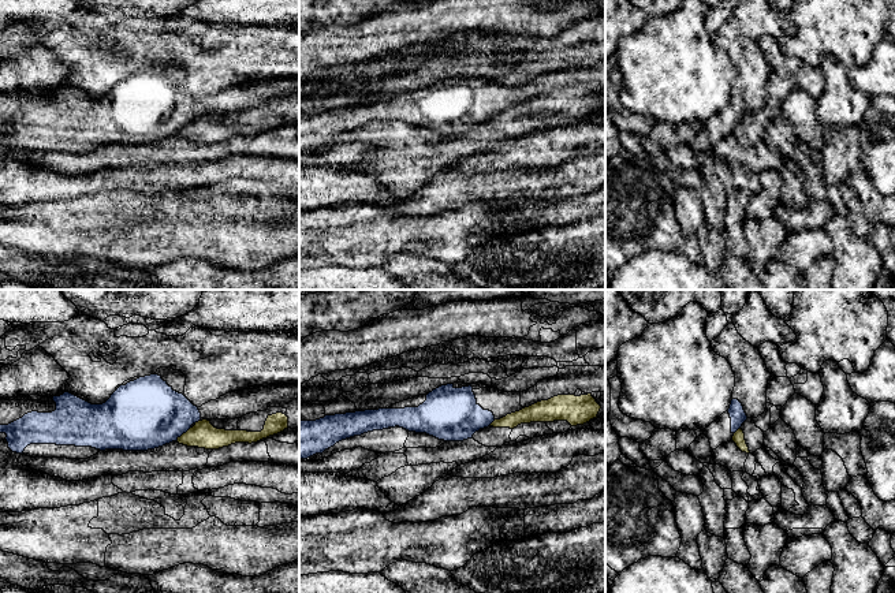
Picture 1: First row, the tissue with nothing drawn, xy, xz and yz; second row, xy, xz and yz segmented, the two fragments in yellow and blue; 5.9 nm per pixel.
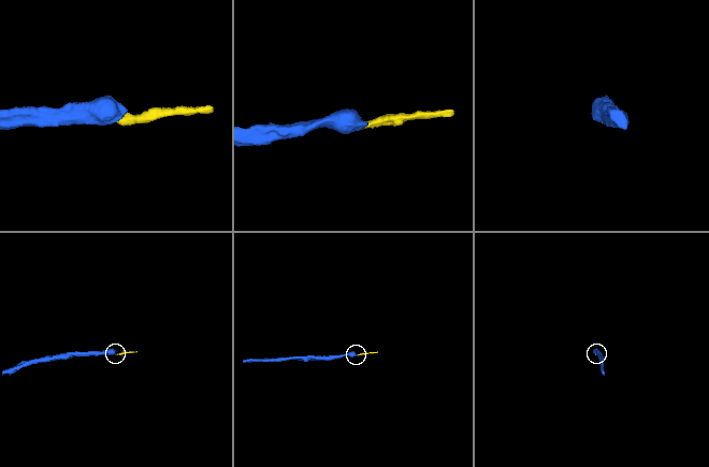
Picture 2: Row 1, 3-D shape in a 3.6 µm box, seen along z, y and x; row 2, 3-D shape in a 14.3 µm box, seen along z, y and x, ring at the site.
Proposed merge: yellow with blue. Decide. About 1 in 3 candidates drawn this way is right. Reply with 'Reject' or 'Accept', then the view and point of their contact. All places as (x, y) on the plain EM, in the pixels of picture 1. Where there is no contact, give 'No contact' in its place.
Reject. Touches yellow at xy (183, 127)

